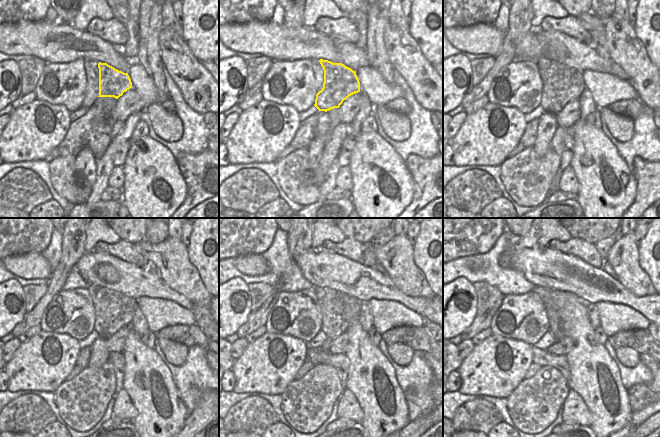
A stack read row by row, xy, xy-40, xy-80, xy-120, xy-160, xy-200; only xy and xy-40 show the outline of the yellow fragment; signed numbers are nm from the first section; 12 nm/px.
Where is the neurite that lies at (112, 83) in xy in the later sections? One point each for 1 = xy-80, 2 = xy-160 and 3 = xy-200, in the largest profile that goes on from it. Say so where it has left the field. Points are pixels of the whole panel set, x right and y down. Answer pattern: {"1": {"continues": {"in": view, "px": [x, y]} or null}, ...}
{"1": {"continues": {"in": "xy-80", "px": [561, 84]}}, "2": {"continues": {"in": "xy-160", "px": [338, 309]}}, "3": {"continues": {"in": "xy-200", "px": [555, 327]}}}

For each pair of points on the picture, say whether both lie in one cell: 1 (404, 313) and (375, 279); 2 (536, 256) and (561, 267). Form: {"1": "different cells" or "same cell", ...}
{"1": "different cells", "2": "same cell"}

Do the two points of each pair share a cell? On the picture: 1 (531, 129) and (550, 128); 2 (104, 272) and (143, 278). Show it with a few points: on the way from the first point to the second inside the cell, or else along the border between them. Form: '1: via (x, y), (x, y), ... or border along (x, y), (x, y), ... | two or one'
1: border along (539, 119), (536, 139), (531, 146) | two
2: via (114, 273), (126, 278), (133, 278) | one

